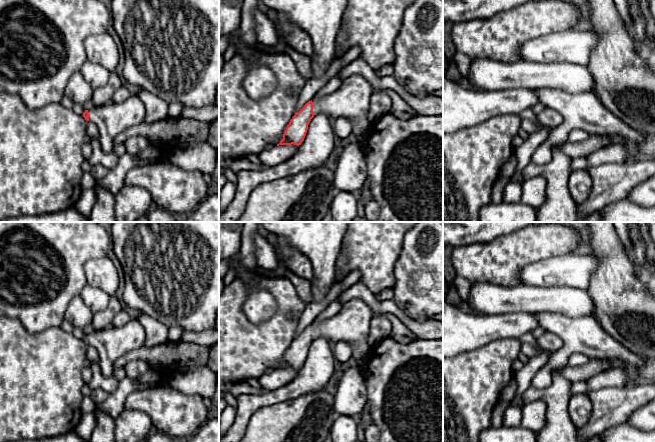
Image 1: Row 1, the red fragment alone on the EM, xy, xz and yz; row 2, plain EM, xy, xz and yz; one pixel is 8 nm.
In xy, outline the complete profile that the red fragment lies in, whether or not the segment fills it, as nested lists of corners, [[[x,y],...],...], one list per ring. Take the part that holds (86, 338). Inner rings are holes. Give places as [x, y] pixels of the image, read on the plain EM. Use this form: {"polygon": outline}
{"polygon": [[[137,318],[121,327],[109,327],[85,334],[85,344],[93,346],[99,354],[100,370],[104,377],[113,379],[115,361],[122,355],[145,345],[146,333]]]}

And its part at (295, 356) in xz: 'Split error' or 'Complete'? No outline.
Split error

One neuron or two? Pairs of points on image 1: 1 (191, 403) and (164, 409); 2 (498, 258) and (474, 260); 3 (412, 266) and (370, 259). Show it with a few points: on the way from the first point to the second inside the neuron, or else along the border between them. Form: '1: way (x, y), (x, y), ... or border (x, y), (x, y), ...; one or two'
1: way (184, 409), (171, 409); one
2: way (492, 257), (489, 260), (480, 260); one
3: border (403, 241), (394, 266), (392, 286); two

